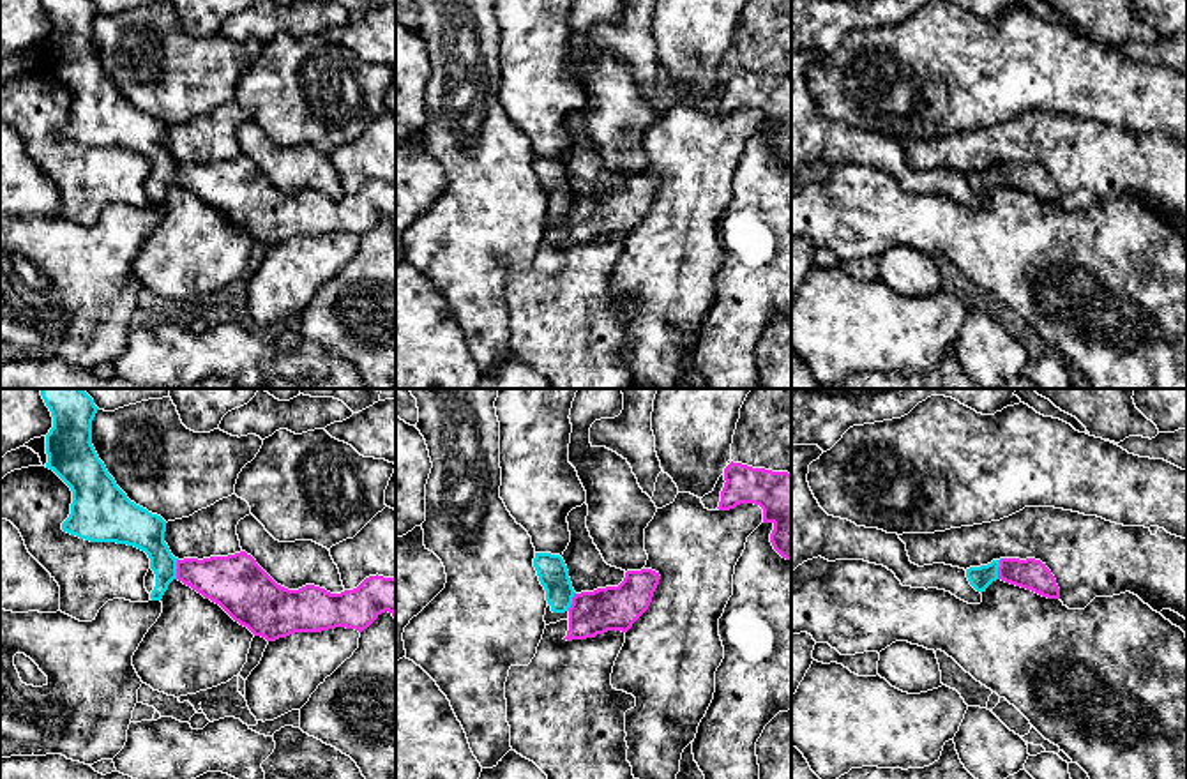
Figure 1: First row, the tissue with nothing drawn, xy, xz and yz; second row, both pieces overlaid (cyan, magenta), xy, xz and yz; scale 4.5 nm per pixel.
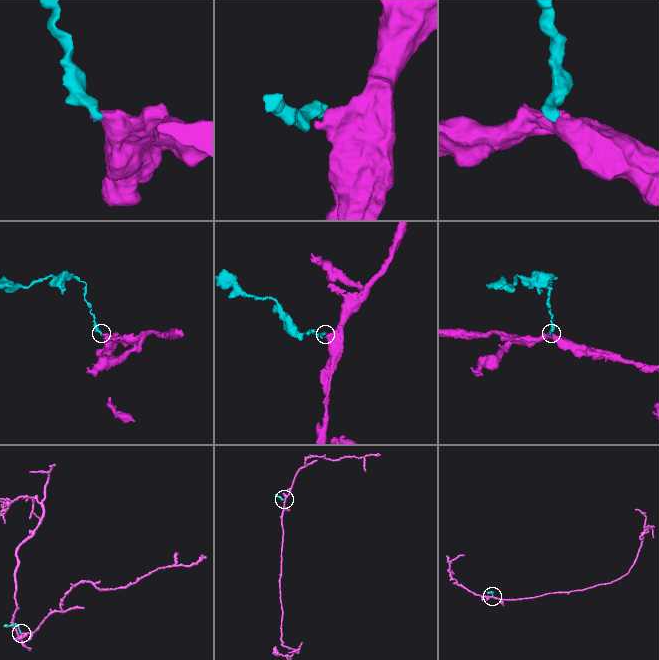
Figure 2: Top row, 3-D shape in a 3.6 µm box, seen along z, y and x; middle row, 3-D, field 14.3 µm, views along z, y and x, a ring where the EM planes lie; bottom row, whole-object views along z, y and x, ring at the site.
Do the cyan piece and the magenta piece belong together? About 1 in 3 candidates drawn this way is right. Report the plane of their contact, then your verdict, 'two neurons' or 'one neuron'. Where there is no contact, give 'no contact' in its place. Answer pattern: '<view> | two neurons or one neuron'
yz | one neuron

